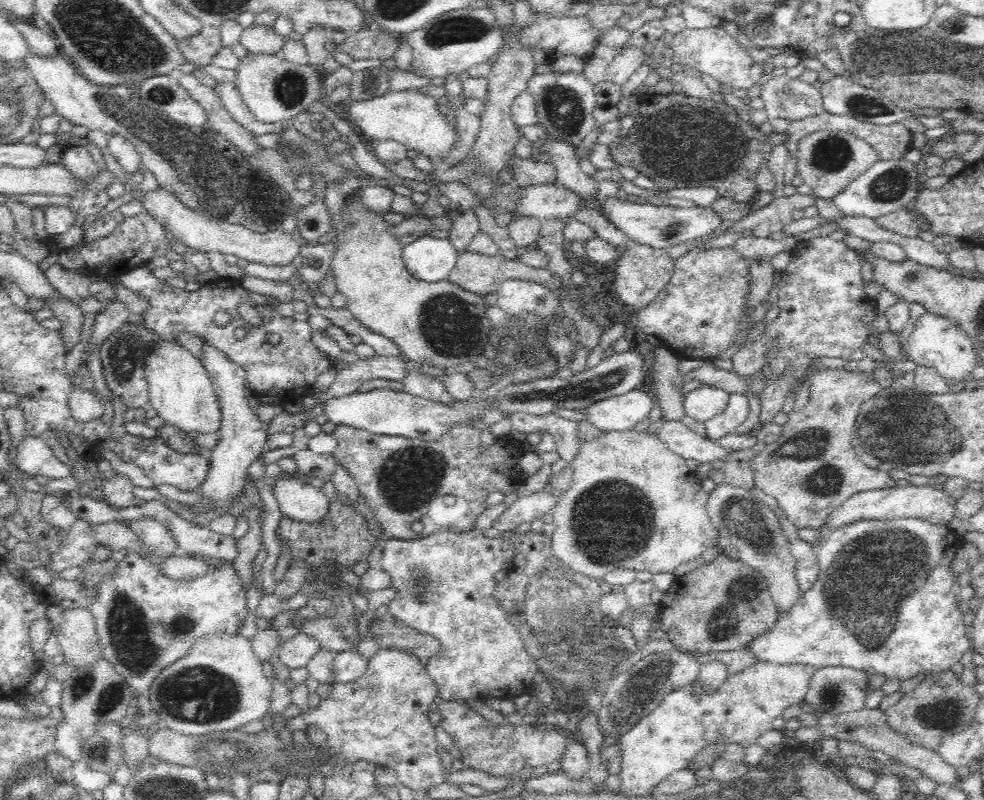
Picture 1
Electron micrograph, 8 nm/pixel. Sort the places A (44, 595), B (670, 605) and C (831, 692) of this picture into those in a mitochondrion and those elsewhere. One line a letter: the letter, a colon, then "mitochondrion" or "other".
A: other
B: other
C: mitochondrion

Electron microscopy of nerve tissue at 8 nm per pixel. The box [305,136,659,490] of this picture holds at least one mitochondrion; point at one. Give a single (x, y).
(448, 323)

